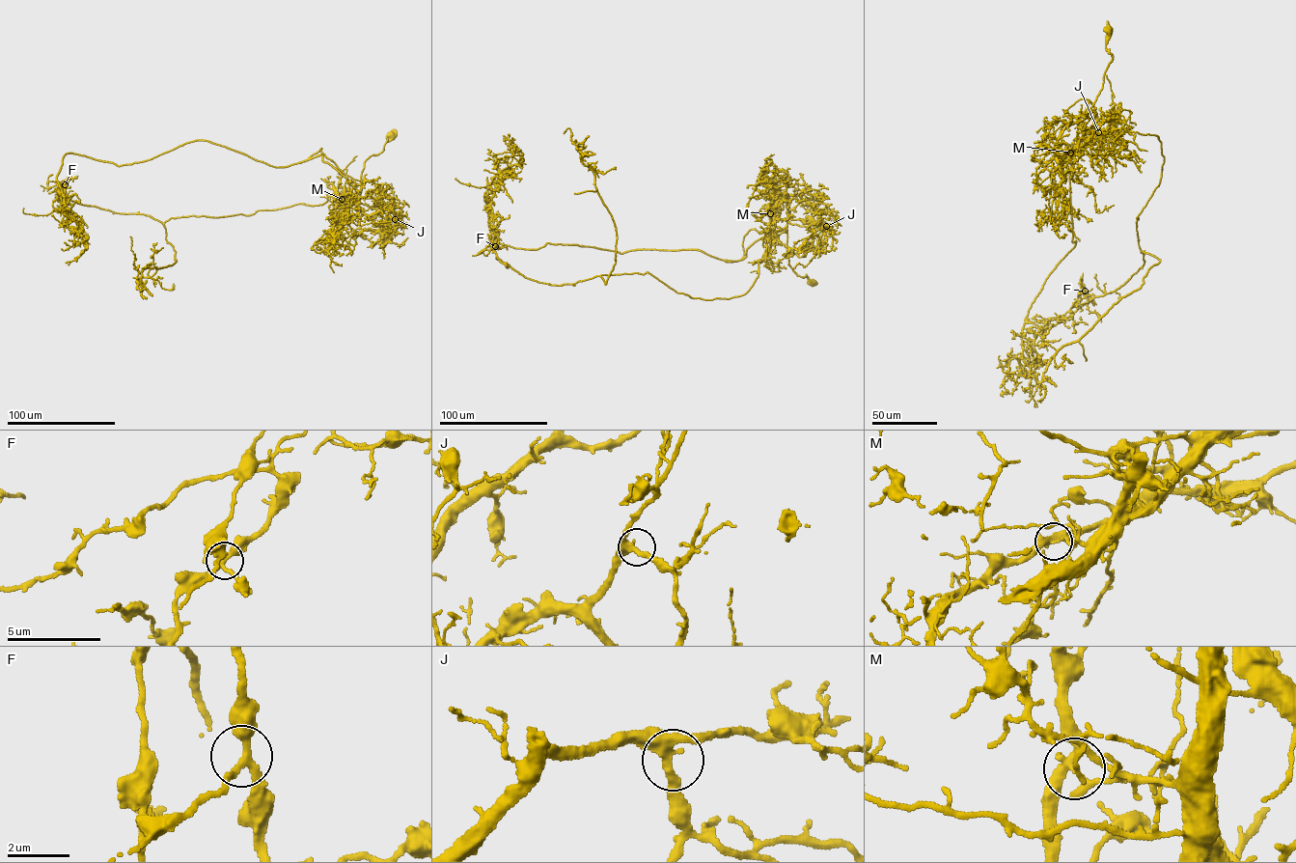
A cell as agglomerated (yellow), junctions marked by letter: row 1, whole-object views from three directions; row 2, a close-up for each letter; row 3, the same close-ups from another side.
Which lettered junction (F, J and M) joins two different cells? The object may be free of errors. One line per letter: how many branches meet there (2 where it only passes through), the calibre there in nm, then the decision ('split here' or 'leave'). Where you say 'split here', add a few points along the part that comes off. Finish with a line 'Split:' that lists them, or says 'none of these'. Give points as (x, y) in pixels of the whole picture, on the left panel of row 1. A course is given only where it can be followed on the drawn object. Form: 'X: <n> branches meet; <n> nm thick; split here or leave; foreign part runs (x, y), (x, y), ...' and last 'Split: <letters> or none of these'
F: 3 branches meet; 280 nm thick; leave
J: 3 branches meet; 280 nm thick; leave
M: 3 branches meet; 280 nm thick; split here; foreign part runs (342, 199), (163, 223), (61, 193), (66, 208), (81, 220), (73, 233), (84, 236)
Split: M

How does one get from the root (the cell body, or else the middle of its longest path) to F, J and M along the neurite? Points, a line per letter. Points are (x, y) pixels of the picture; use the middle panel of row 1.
F: (812, 283), (788, 264), (785, 197), (758, 277), (728, 298), (692, 297), (647, 272), (538, 283), (495, 246)
J: (812, 283), (806, 274), (797, 276), (788, 264), (787, 194), (800, 195), (826, 226)
M: (812, 283), (807, 281), (806, 274), (797, 276), (788, 264), (785, 197), (772, 204), (770, 213)

